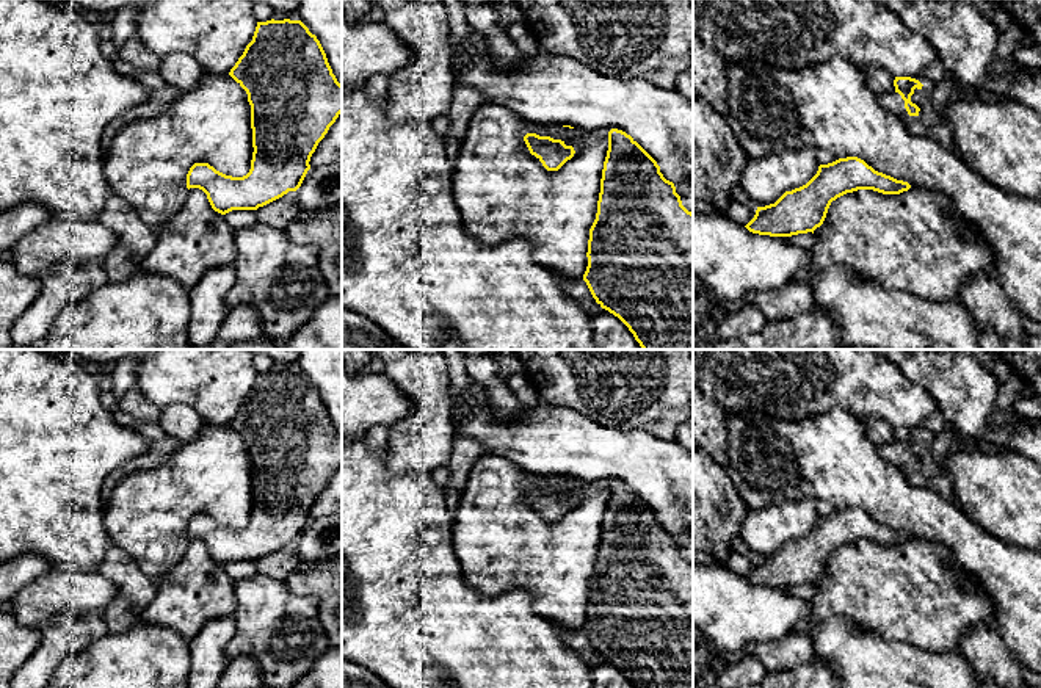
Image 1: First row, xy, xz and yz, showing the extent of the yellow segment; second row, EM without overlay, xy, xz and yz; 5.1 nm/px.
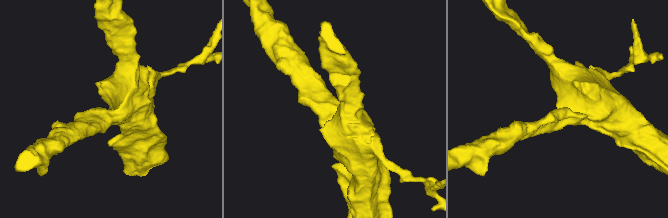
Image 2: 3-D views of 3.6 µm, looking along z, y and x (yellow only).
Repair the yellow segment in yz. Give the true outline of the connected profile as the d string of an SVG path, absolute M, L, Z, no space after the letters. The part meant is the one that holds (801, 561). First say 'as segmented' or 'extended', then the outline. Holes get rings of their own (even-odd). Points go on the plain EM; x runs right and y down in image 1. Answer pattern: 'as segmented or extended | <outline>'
as segmented | M858 508L820 516L817 525L803 538L785 542L774 555L757 558L745 577L749 583L770 588L792 588L820 578L837 549L858 541L900 545L911 536L875 522Z

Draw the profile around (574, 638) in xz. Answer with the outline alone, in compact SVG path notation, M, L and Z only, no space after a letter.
M560 628L563 644L575 650L588 664L597 664L602 658L593 649L583 628Z

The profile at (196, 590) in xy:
M190 539L183 556L157 583L157 596L144 608L141 621L176 630L190 643L207 622L234 616L235 610L234 580L227 575L224 566L212 559L202 541Z

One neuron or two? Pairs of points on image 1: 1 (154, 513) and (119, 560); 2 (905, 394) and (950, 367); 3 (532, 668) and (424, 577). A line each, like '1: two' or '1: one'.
1: two
2: two
3: one

